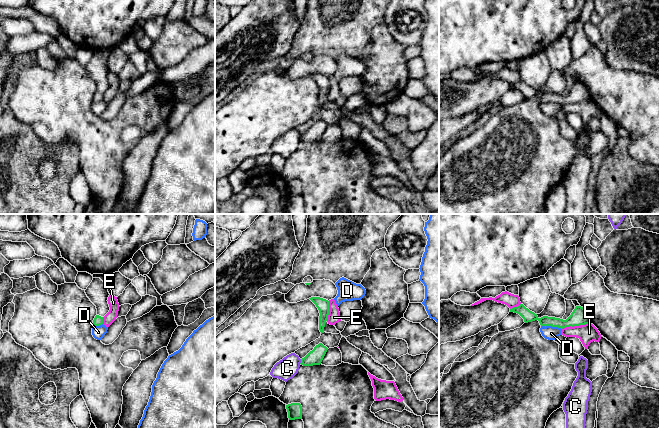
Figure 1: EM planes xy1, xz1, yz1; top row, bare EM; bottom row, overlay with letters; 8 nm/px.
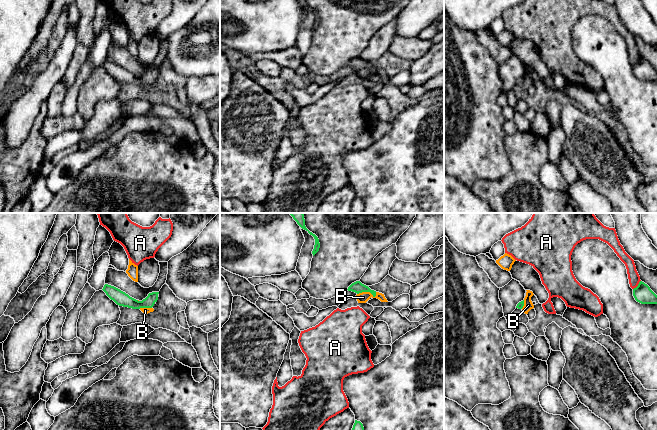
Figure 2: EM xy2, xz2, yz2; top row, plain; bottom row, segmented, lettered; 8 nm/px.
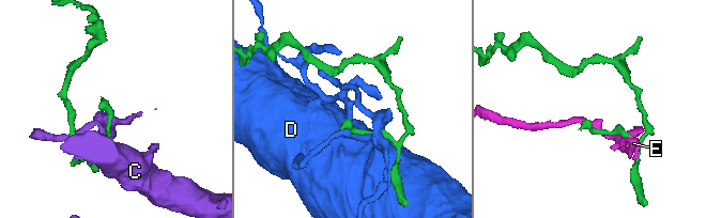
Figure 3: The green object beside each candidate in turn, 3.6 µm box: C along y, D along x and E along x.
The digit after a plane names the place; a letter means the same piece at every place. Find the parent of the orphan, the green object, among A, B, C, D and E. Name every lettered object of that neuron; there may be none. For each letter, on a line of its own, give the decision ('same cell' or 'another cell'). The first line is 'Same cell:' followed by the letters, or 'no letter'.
Same cell: no letter
A: another cell
B: another cell
C: another cell
D: another cell
E: another cell

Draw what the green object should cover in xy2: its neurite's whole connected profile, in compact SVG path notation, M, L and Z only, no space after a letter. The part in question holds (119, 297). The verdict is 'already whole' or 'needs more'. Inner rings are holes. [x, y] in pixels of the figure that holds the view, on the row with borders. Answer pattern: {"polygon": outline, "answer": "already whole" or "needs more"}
{"polygon": "M105 284L102 290L117 305L132 309L152 308L157 302L159 294L159 292L152 292L149 293L148 296L142 301L138 301L130 297L125 292L121 291L120 289L108 284Z", "answer": "already whole"}

